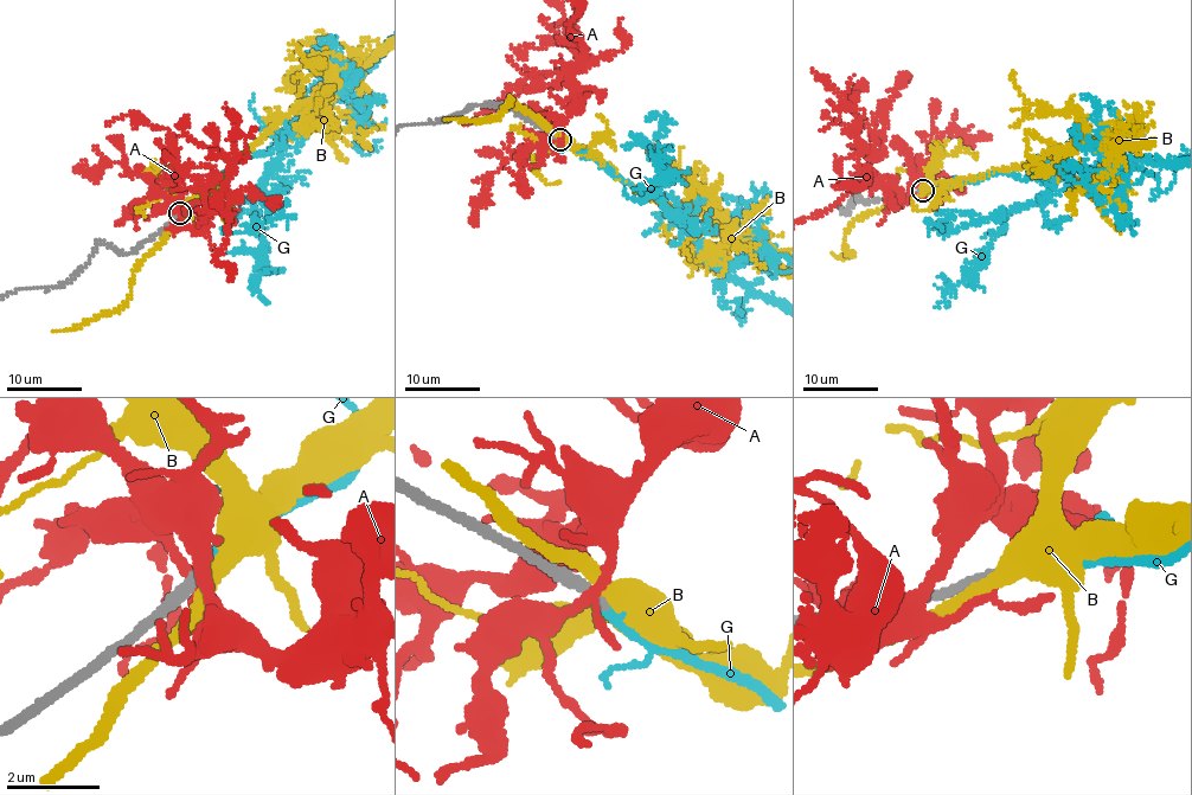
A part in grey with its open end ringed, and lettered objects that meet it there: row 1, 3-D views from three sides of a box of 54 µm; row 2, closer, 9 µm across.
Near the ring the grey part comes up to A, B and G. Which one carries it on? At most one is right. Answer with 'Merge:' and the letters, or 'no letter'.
Merge: G

